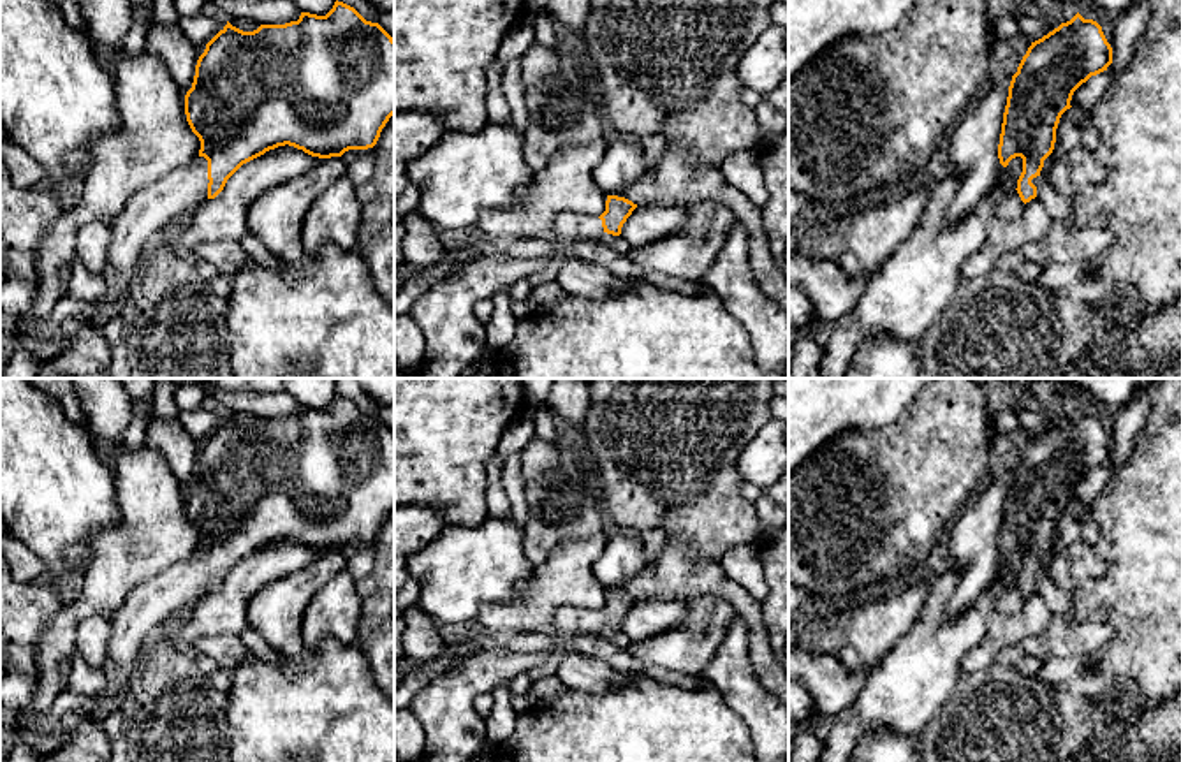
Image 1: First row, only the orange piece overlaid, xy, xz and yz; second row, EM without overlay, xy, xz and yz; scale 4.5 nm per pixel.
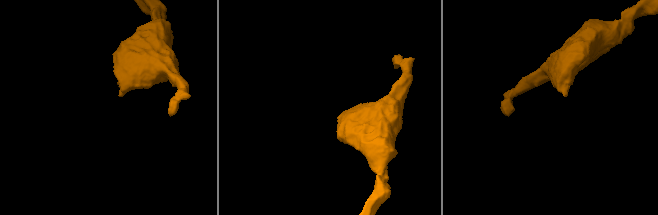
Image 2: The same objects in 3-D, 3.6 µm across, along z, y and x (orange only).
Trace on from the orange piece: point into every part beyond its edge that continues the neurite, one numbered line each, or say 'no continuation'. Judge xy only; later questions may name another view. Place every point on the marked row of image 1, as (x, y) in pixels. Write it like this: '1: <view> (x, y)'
1: xy (150, 208)

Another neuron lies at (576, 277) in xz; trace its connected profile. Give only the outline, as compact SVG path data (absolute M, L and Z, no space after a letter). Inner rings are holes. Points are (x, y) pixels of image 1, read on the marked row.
M572 257L554 273L553 280L560 285L565 296L591 299L604 299L613 292L644 283L642 280L616 276L598 264Z

